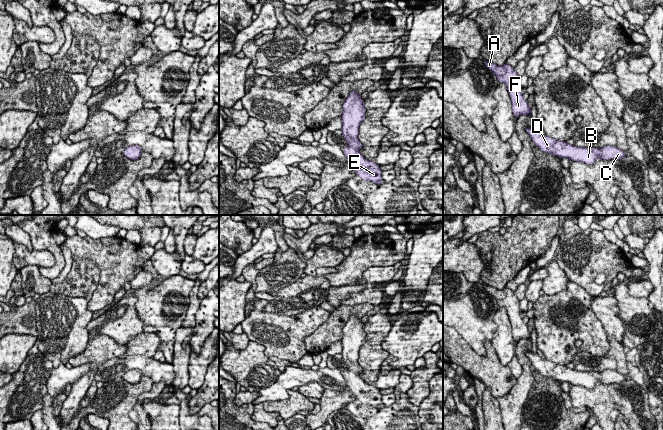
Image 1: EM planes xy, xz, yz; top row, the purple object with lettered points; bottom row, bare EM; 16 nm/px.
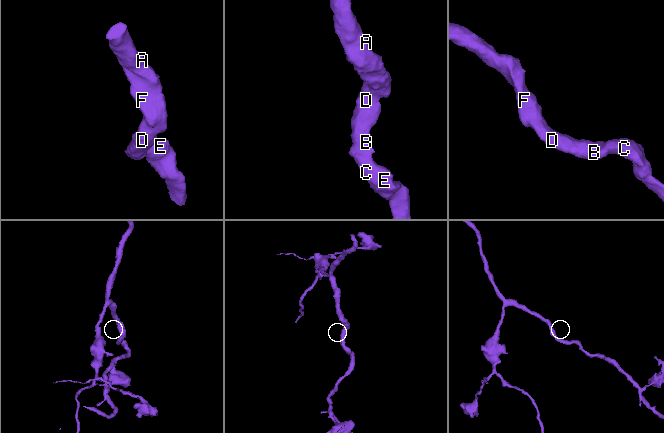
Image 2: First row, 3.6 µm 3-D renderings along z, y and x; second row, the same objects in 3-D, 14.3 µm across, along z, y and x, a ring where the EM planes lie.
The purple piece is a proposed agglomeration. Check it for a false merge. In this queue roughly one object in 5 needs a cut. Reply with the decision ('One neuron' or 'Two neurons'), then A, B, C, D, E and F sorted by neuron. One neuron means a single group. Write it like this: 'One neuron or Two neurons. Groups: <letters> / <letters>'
One neuron. Groups: A B C D E F

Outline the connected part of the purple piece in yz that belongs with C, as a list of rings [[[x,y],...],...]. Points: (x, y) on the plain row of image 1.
[[[526,351],[526,356],[541,375],[557,381],[568,382],[571,385],[583,386],[587,389],[594,388],[597,382],[603,384],[620,384],[627,380],[622,374],[615,370],[607,369],[603,372],[585,372],[570,369],[567,366],[556,364],[541,358],[538,353]]]

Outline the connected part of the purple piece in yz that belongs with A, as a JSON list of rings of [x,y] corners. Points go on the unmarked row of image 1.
[[[484,284],[485,290],[492,295],[499,307],[505,307],[511,327],[514,341],[517,343],[521,339],[531,339],[531,331],[527,324],[523,322],[520,315],[520,300],[515,293],[509,288],[498,290],[494,287]]]

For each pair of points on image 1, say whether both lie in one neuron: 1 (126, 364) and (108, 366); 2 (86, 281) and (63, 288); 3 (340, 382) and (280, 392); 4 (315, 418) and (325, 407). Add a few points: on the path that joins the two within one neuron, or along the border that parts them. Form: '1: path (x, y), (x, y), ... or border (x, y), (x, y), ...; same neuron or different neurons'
1: path (122, 365), (112, 366); same neuron
2: path (80, 282), (69, 286); same neuron
3: path (325, 378), (323, 376), (294, 377); same neuron
4: path (318, 416), (324, 410); same neuron

